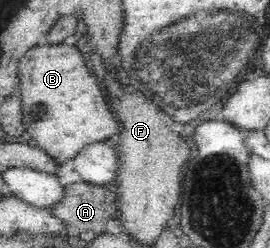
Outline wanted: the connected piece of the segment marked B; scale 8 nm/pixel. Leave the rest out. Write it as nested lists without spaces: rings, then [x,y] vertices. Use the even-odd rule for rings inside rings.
[[[61,16],[53,25],[46,35],[46,44],[31,46],[21,56],[18,64],[18,93],[22,102],[25,131],[36,146],[63,163],[91,142],[106,141],[118,134],[120,123],[107,107],[107,99],[97,79],[91,76],[89,66],[85,66],[81,56],[85,48],[81,42],[73,46],[63,43],[69,35],[77,32],[77,16]]]

